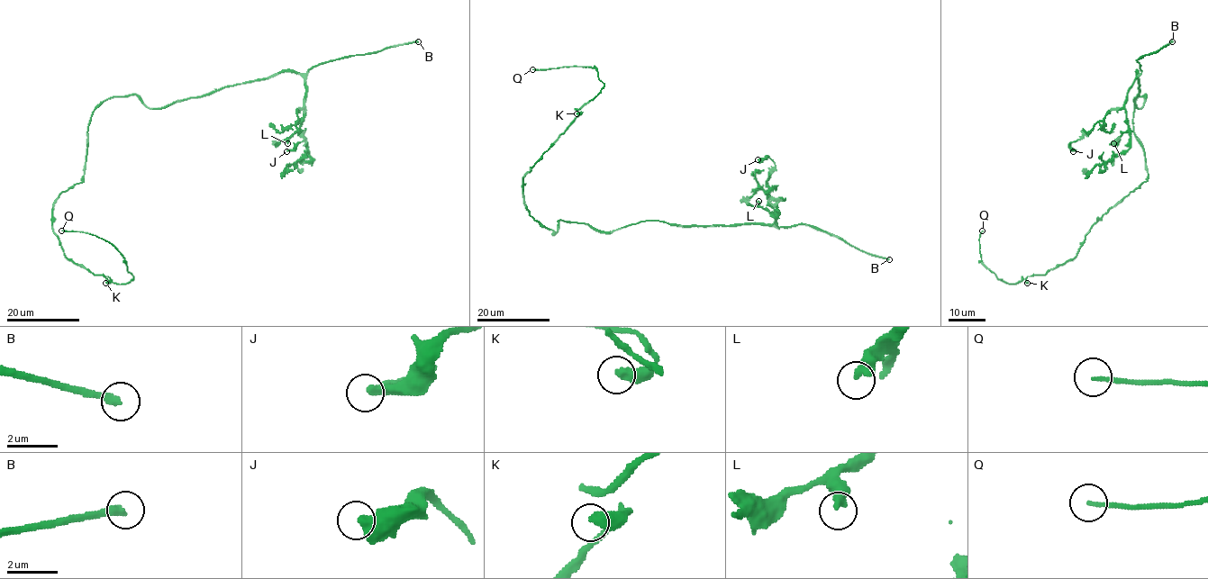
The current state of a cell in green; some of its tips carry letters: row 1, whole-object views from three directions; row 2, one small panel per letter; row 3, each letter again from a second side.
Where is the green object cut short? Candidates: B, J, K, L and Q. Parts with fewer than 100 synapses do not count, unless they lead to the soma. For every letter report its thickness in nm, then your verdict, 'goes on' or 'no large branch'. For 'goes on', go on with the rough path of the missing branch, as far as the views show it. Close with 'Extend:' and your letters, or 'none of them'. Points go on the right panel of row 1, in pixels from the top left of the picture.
B: 320 nm thick; goes on; missing branch runs (1172, 41), (1174, 37), (1128, 25), (1117, 55), (1137, 124), (1128, 134), (1118, 135), (1107, 125)
J: 480 nm thick; no large branch
K: 500 nm thick; no large branch
L: 400 nm thick; no large branch
Q: 160 nm thick; no large branch
Extend: B

